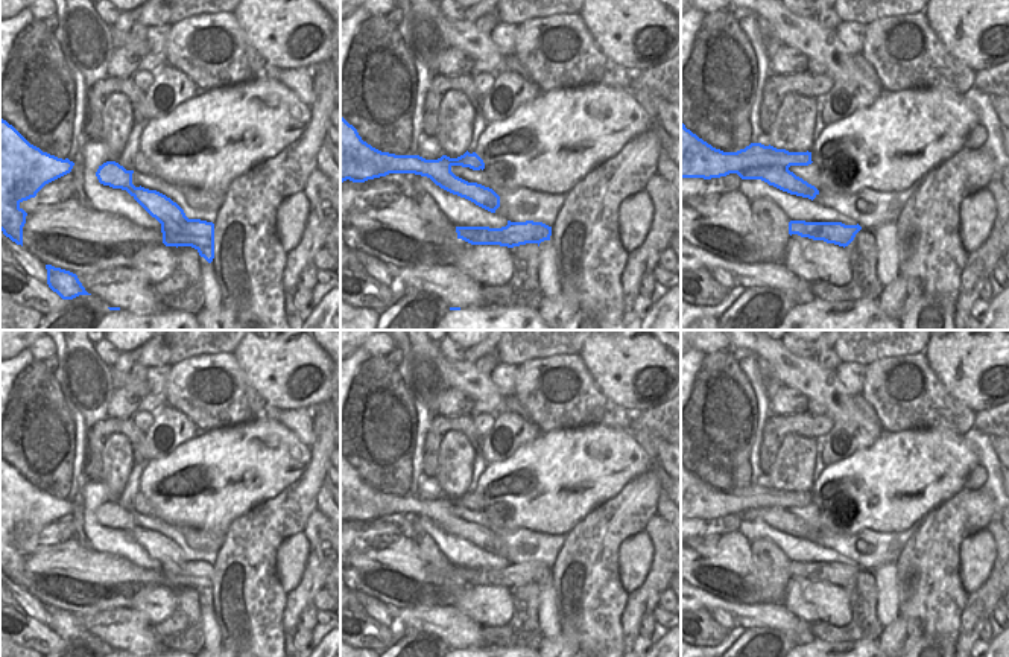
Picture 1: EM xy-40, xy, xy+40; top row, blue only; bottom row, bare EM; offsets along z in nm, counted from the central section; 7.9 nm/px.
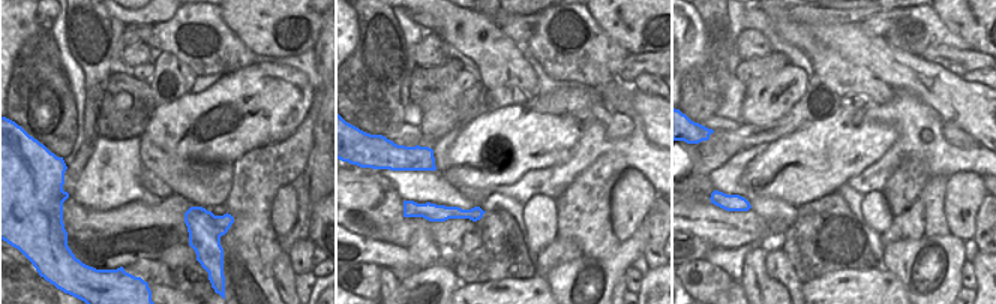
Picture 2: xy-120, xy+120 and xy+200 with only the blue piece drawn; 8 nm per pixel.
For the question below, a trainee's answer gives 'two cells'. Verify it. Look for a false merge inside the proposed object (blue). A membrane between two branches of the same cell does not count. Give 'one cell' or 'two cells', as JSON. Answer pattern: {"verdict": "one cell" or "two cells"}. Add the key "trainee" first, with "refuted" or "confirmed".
{"trainee": "confirmed", "verdict": "two cells"}

